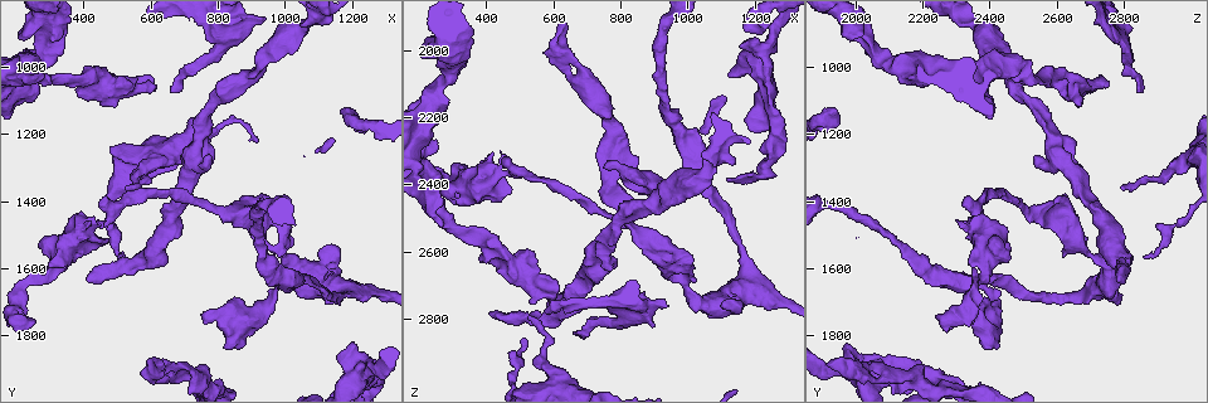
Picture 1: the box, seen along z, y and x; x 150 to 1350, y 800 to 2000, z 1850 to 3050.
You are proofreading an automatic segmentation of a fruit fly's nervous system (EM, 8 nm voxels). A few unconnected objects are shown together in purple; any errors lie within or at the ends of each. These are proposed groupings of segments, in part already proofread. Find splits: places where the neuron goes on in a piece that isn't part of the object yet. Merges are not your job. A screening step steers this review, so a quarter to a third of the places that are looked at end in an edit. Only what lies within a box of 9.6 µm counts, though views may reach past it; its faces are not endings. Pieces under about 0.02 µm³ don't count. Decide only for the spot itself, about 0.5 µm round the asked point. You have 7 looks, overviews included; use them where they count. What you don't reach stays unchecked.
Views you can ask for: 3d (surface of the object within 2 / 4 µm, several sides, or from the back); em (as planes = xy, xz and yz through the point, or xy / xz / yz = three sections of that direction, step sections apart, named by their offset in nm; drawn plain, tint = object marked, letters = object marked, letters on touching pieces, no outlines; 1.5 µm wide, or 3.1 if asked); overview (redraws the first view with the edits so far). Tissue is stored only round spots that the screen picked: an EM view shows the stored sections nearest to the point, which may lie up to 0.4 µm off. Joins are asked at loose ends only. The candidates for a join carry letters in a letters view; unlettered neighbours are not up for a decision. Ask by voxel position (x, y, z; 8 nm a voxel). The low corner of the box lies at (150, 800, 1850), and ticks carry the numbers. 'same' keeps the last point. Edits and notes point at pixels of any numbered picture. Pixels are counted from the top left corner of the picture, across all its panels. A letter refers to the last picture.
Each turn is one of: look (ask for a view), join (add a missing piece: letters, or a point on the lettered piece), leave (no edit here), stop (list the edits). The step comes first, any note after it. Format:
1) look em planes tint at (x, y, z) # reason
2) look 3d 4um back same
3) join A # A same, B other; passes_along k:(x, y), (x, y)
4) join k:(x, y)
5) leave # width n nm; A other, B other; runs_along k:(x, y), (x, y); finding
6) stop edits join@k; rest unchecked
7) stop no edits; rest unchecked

look em planes letters at (410, 1640, 2790) # long arm stops here

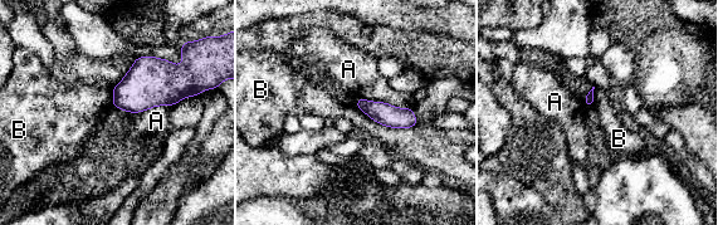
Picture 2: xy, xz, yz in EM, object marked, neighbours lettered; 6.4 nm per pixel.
leave # A other, B other; border 2:(365, 115), (391, 127), (419, 125); no lettered piece goes on from it

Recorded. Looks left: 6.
look em planes letters at (530, 1360, 2800) # tapers out

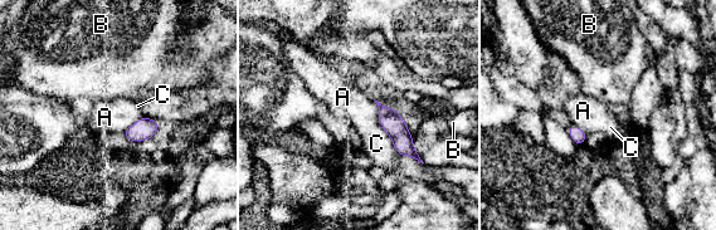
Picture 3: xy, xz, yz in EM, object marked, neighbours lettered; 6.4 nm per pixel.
leave # A other, B other, C other; border 3:(373, 99), (378, 107), (379, 120); no lettered piece goes on from it

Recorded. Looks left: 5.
look em planes tint at (900, 880, 2830) # thick end

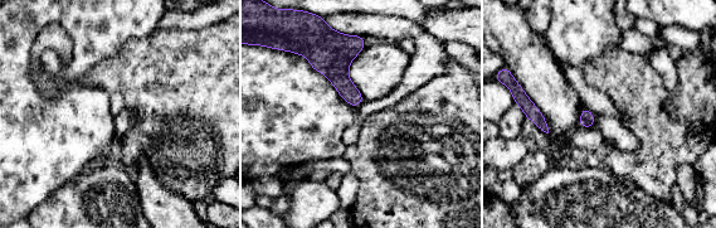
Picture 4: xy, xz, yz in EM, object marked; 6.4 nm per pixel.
look em planes letters same # see the neighbours

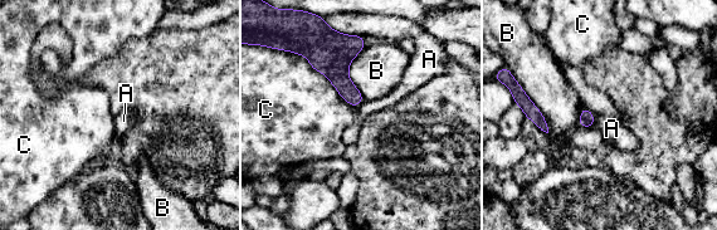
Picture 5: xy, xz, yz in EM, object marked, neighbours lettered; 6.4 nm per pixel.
leave # A other, B other, C other; border 5:(593, 114), (594, 126); none of them fits

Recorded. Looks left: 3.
stop no edits; rest unchecked

